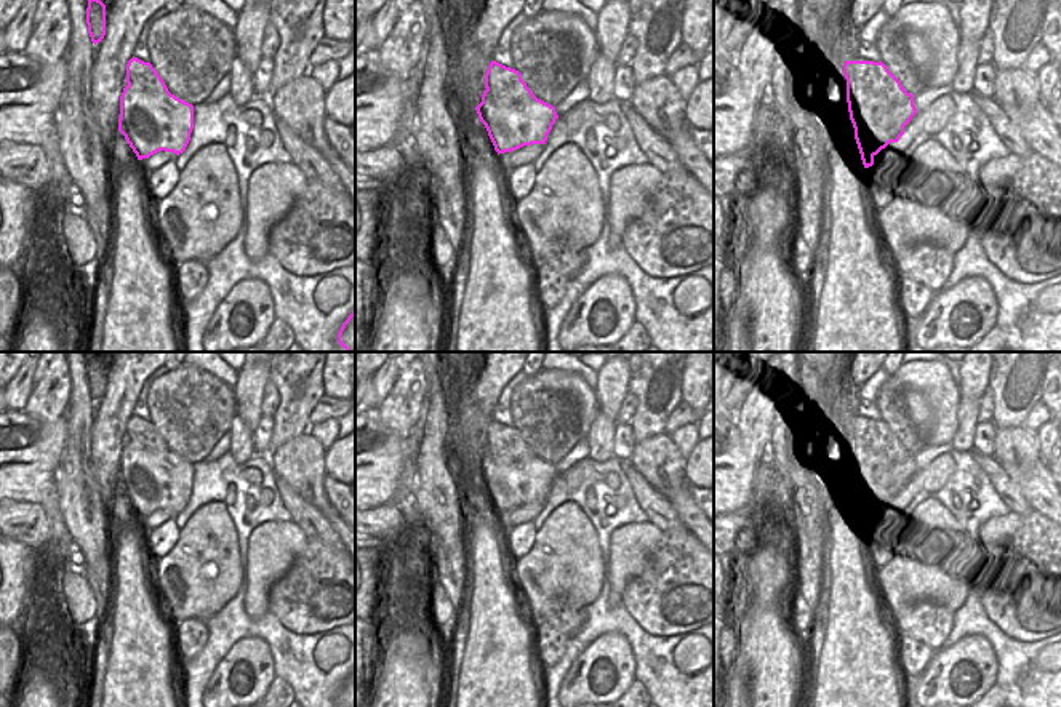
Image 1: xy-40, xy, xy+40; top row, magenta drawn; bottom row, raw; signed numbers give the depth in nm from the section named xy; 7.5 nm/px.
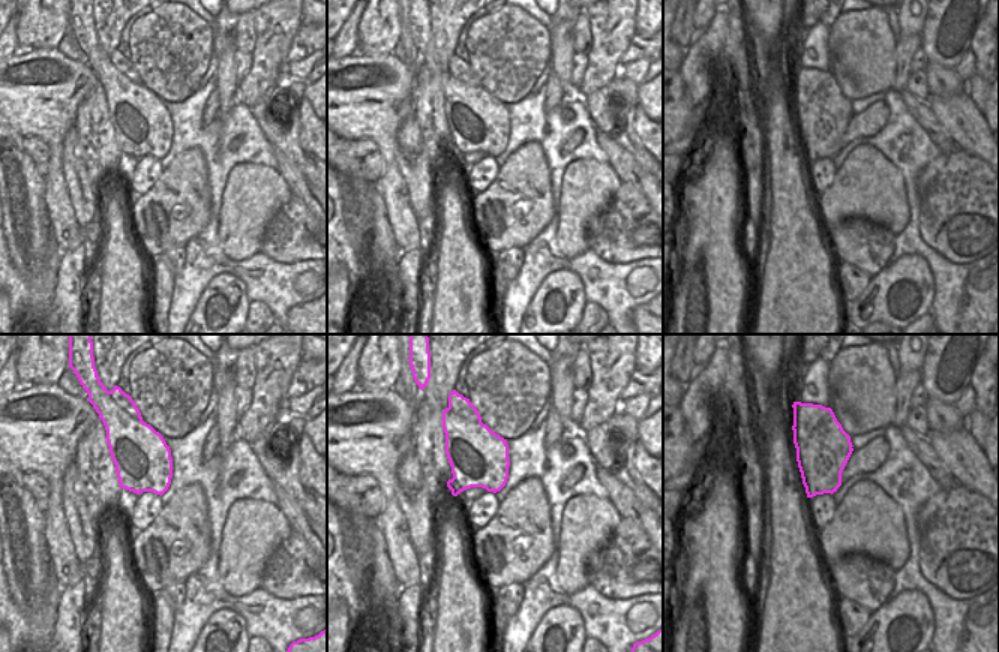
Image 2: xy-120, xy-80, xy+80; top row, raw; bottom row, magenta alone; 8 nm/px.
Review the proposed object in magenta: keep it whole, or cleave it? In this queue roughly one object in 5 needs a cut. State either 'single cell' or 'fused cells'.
fused cells

